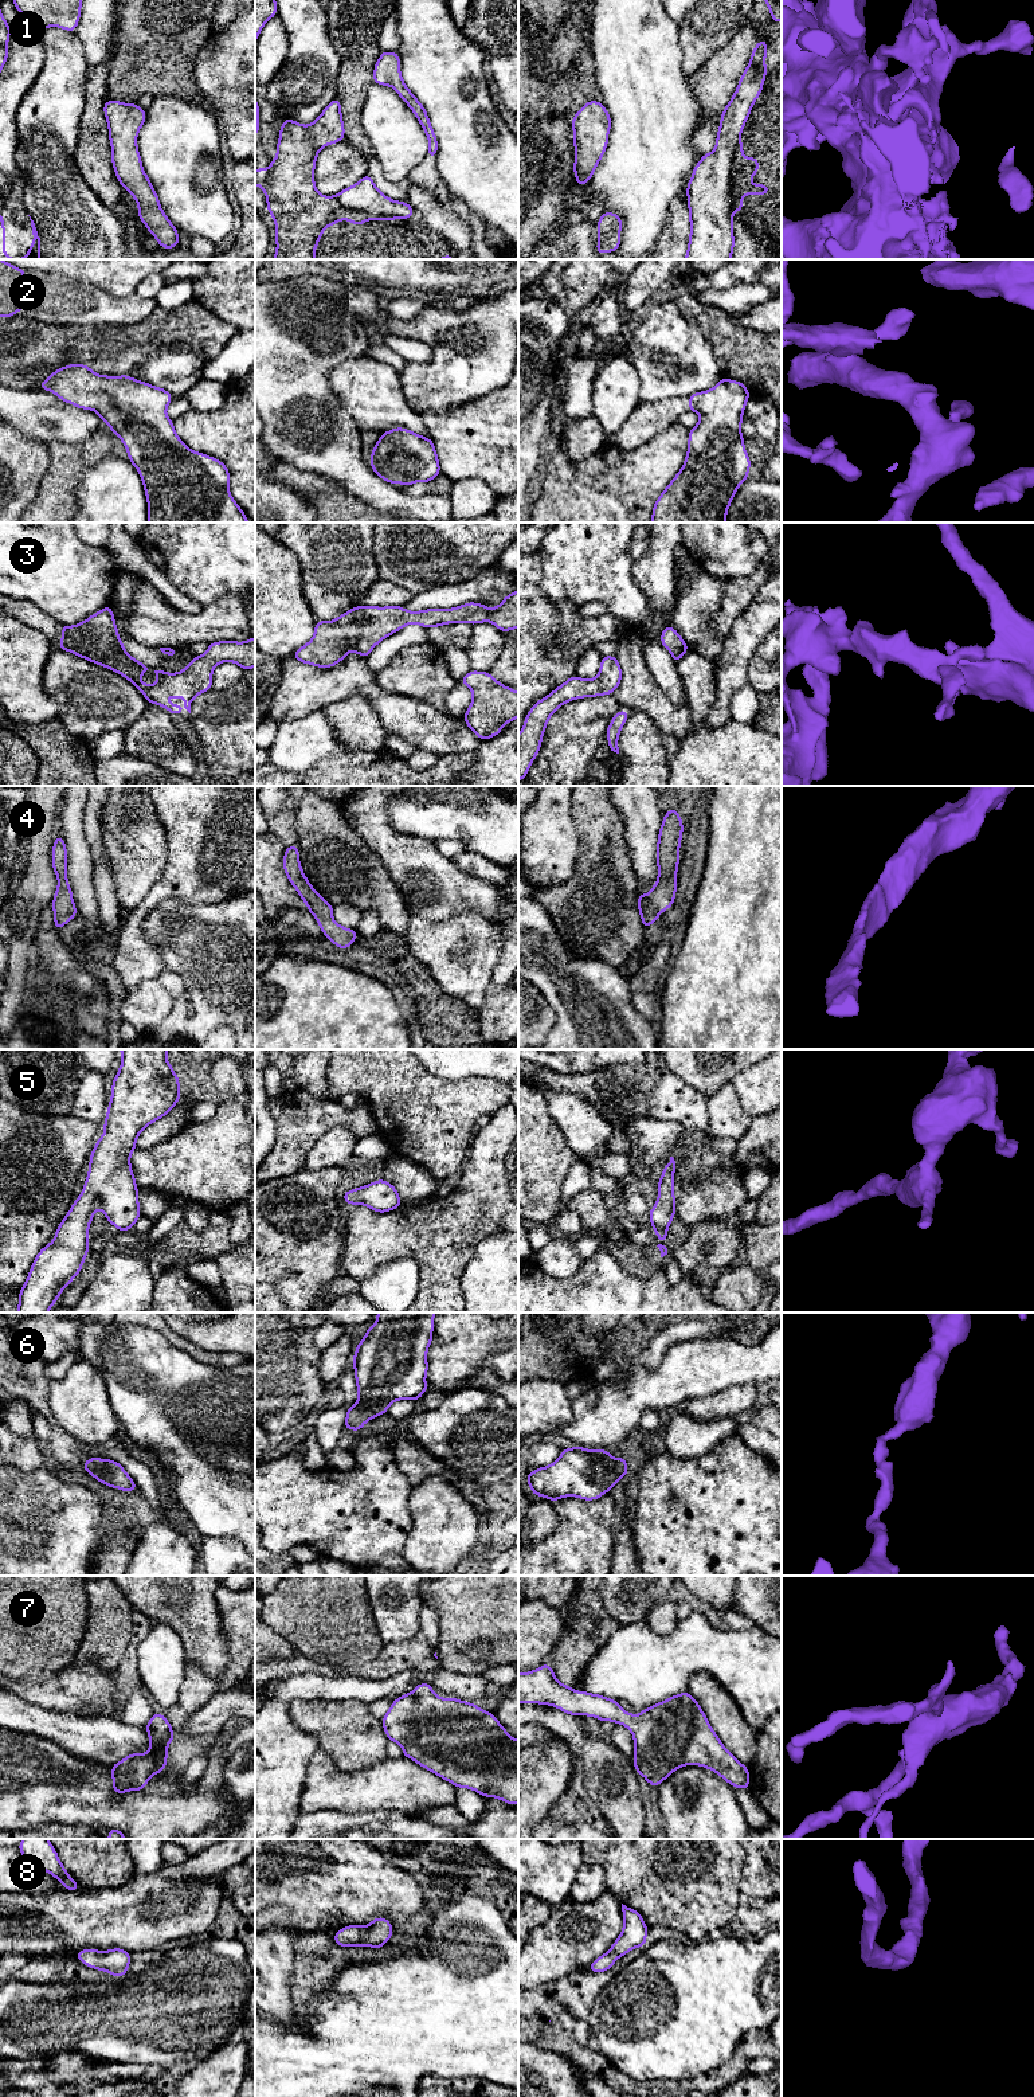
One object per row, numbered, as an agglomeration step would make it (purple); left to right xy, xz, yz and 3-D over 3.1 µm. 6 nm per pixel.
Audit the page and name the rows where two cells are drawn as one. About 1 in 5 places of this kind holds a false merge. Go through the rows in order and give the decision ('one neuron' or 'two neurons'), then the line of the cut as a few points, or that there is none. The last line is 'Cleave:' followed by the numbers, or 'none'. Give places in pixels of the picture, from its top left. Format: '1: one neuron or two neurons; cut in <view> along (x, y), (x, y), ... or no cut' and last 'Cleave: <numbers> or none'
1: one neuron; no cut
2: one neuron; no cut
3: one neuron; no cut
4: one neuron; no cut
5: one neuron; no cut
6: one neuron; no cut
7: one neuron; no cut
8: one neuron; no cut
Cleave: none

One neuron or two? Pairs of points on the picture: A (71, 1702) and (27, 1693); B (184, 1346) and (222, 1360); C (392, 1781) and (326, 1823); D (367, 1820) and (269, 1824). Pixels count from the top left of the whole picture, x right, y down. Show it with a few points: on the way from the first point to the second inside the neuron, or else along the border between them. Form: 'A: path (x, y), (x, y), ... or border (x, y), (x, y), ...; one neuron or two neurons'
A: path (61, 1693), (38, 1693); one neuron
B: path (194, 1350), (200, 1356), (212, 1358); one neuron
C: border (375, 1810), (312, 1812); two neurons
D: border (301, 1814), (293, 1824); two neurons

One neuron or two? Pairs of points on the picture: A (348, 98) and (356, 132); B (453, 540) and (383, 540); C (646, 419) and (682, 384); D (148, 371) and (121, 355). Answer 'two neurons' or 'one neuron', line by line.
A: two neurons
B: one neuron
C: two neurons
D: two neurons

